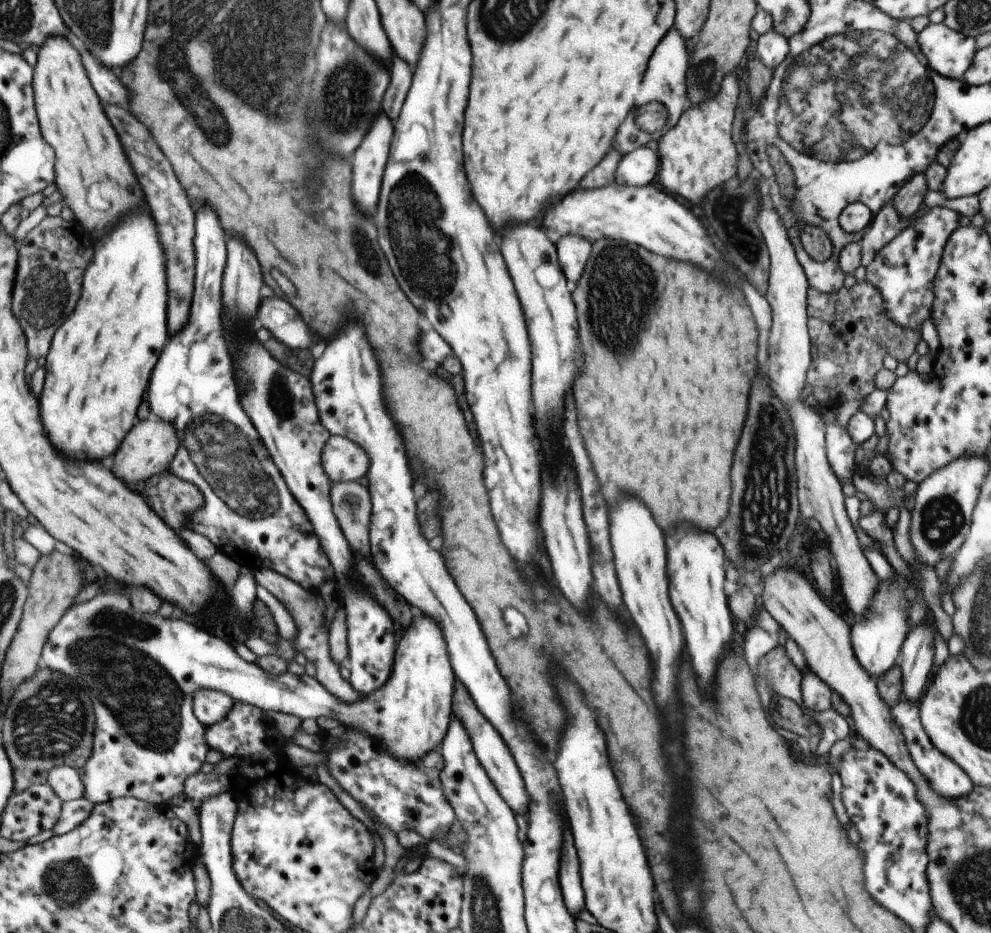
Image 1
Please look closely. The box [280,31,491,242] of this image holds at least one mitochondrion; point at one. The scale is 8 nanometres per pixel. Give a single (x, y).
(341, 111)

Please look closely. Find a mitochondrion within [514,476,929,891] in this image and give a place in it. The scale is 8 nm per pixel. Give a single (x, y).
(782, 726)

